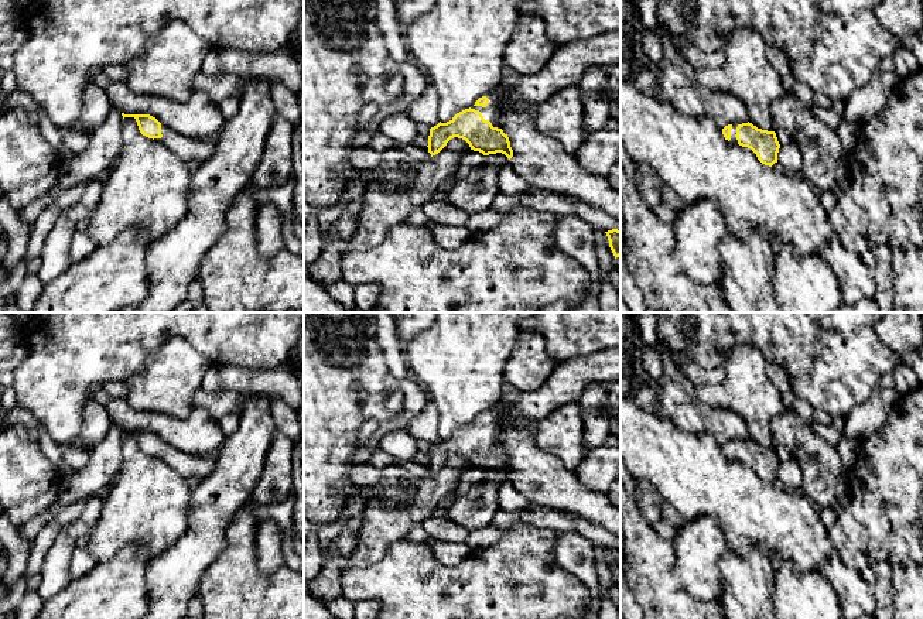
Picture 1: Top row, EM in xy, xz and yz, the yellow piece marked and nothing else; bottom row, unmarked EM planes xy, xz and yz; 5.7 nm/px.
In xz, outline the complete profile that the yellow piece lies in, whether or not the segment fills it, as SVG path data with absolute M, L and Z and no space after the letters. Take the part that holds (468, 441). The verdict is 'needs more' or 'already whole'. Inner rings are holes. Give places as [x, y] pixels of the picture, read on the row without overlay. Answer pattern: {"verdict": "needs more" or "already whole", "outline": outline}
{"verdict": "needs more", "outline": "M492 410L479 414L475 421L457 430L449 438L438 440L430 445L428 469L438 471L454 455L465 456L471 466L483 472L502 469L509 476L513 466L507 451L499 445L500 415Z"}

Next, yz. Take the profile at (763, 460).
{"verdict": "needs more", "outline": "M752 440L728 441L722 445L725 456L751 465L758 476L772 483L777 479L780 461L775 448L758 445Z"}

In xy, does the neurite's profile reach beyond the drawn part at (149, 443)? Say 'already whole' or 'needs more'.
needs more

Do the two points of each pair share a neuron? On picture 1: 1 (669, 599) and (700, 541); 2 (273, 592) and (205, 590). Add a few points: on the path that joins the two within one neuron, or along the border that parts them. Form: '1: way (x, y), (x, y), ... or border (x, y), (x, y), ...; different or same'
1: border (673, 547), (674, 577), (694, 597), (704, 601); different
2: way (256, 592), (222, 590); same

